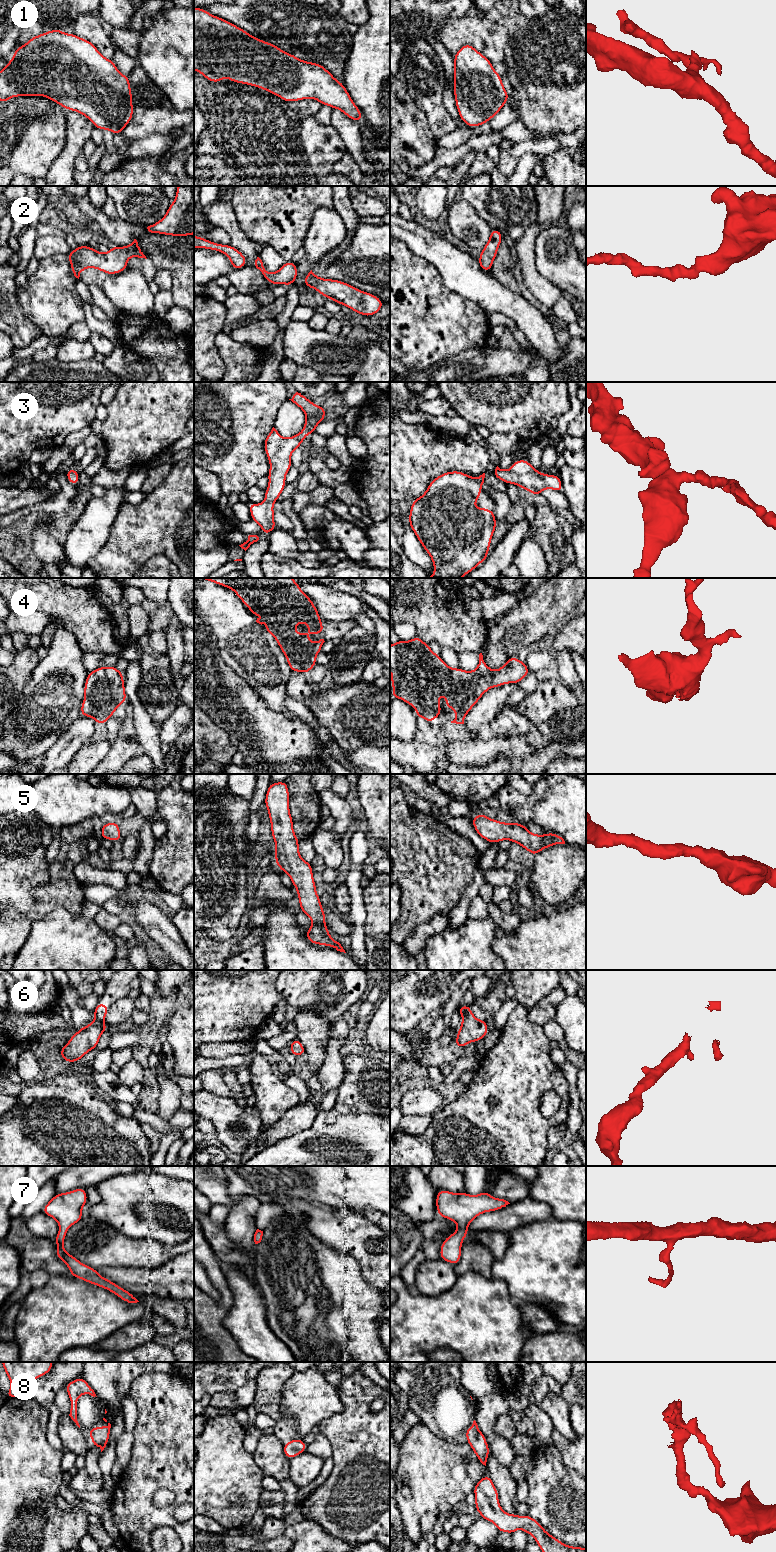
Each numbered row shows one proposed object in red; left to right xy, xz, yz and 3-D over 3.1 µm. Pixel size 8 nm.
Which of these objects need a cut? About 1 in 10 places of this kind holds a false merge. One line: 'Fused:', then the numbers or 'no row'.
Fused: no row

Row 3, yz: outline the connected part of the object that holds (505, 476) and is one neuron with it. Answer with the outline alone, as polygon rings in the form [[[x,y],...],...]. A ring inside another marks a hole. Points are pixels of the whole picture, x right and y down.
[[[516,460],[508,470],[502,470],[498,466],[495,469],[496,477],[505,483],[518,485],[523,490],[538,496],[545,489],[553,489],[563,492],[559,475],[540,473],[527,460]]]

